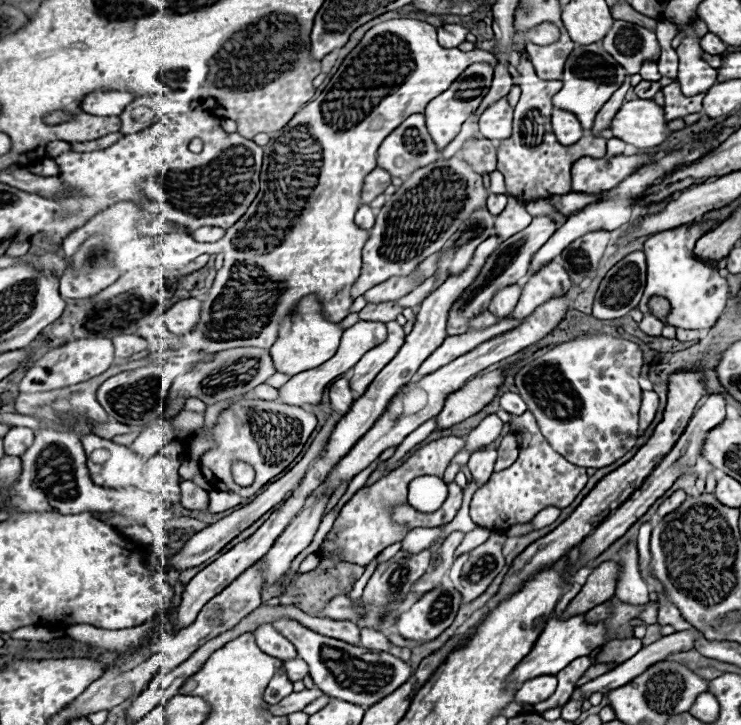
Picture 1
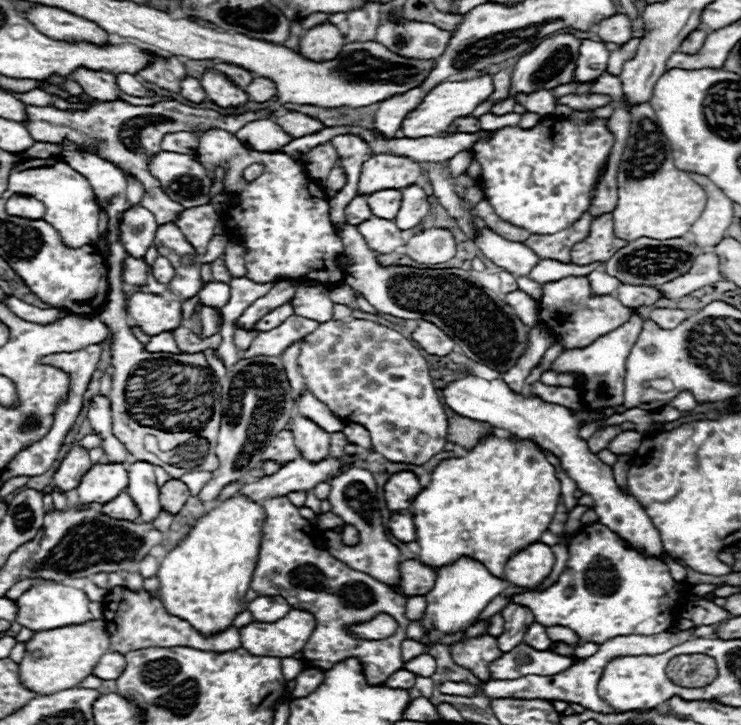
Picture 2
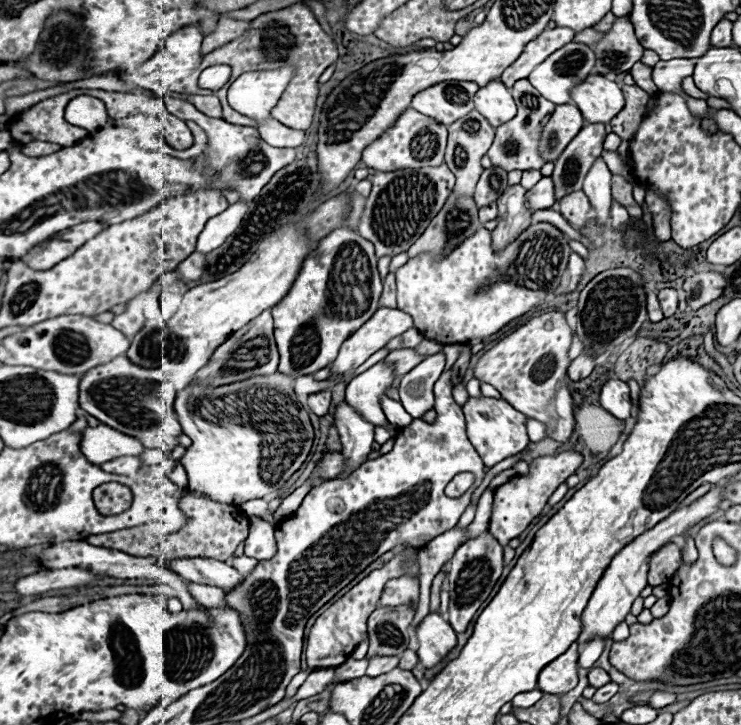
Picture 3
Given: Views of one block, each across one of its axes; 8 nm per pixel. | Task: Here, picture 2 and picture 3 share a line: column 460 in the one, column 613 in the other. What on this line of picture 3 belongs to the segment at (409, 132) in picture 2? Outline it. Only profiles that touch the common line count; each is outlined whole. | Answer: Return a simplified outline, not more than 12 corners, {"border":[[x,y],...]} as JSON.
{"border":[[592,74],[570,92],[586,122],[610,122],[624,96]]}

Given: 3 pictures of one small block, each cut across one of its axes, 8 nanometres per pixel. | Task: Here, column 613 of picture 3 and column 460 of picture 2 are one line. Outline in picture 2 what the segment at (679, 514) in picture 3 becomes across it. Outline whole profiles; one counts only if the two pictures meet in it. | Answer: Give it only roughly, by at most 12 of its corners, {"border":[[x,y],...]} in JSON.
{"border":[[460,558],[438,570],[406,636],[464,632],[510,584]]}

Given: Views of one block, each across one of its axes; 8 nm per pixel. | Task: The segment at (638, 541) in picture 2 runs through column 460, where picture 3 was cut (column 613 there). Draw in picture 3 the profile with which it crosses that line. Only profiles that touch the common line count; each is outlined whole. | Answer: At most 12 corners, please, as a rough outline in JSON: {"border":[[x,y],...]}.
{"border":[[622,380],[602,386],[600,404],[626,420],[632,412],[630,388]]}

